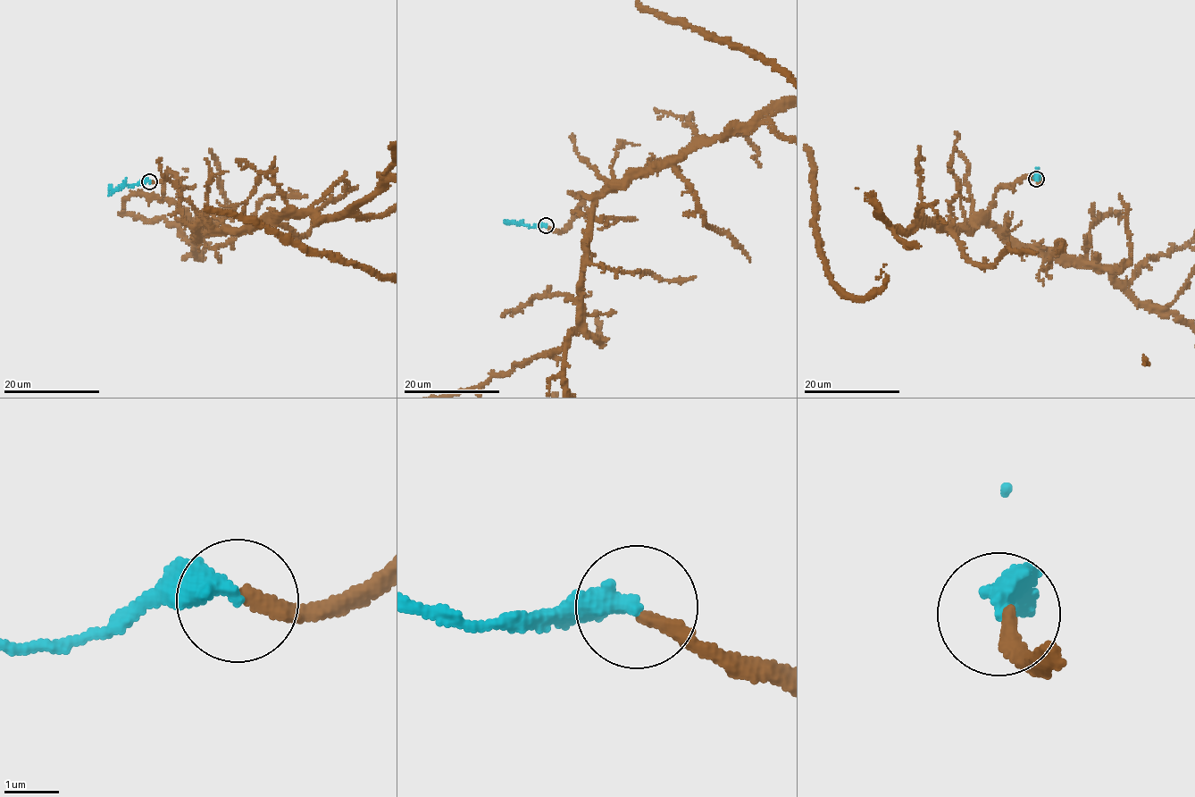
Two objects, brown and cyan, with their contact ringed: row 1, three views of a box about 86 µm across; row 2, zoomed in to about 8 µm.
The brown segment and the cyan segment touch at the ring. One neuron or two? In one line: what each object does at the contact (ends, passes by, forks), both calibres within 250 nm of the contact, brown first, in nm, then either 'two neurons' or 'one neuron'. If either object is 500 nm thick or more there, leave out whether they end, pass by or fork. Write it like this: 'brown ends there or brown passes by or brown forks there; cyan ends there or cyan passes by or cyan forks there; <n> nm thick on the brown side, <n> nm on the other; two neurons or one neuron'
brown ends there; cyan ends there; 260 nm thick on the brown side, 380 nm on the other; one neuron

